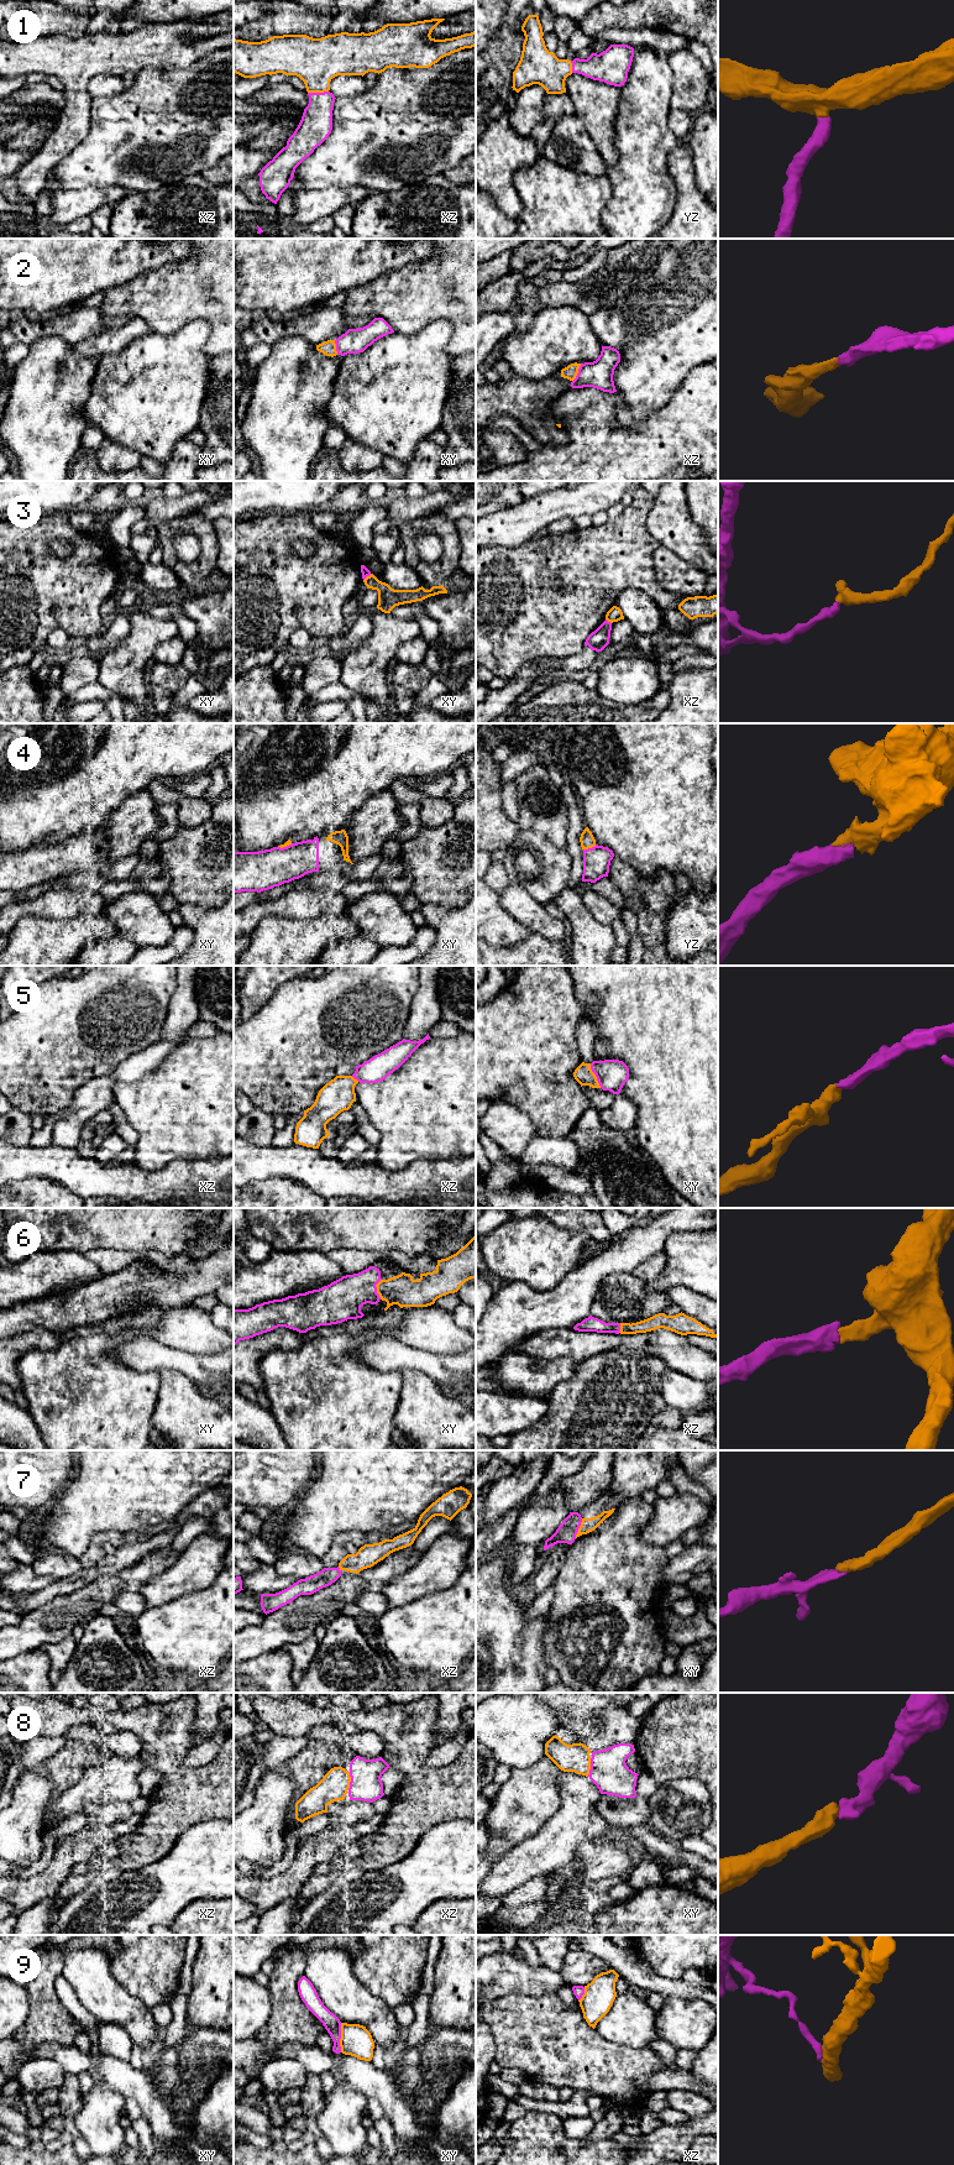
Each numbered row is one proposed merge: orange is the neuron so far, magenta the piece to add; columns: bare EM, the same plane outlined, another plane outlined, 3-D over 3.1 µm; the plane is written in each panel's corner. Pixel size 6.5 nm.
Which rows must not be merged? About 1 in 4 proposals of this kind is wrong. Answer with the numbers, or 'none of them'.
3, 9

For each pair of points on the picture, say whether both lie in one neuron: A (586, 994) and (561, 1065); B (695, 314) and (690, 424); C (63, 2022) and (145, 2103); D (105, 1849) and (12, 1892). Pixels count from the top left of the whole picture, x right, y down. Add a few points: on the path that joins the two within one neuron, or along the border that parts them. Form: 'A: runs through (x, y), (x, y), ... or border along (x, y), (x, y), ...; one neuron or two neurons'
A: border along (571, 978), (583, 1016); two neurons
B: border along (704, 364), (697, 365), (675, 390); two neurons
C: border along (45, 2043), (73, 2044); two neurons
D: runs through (82, 1849), (78, 1849), (36, 1888); one neuron

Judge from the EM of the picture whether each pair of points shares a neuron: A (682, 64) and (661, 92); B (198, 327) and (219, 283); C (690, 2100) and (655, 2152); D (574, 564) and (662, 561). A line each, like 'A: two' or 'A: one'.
A: two
B: two
C: two
D: two

